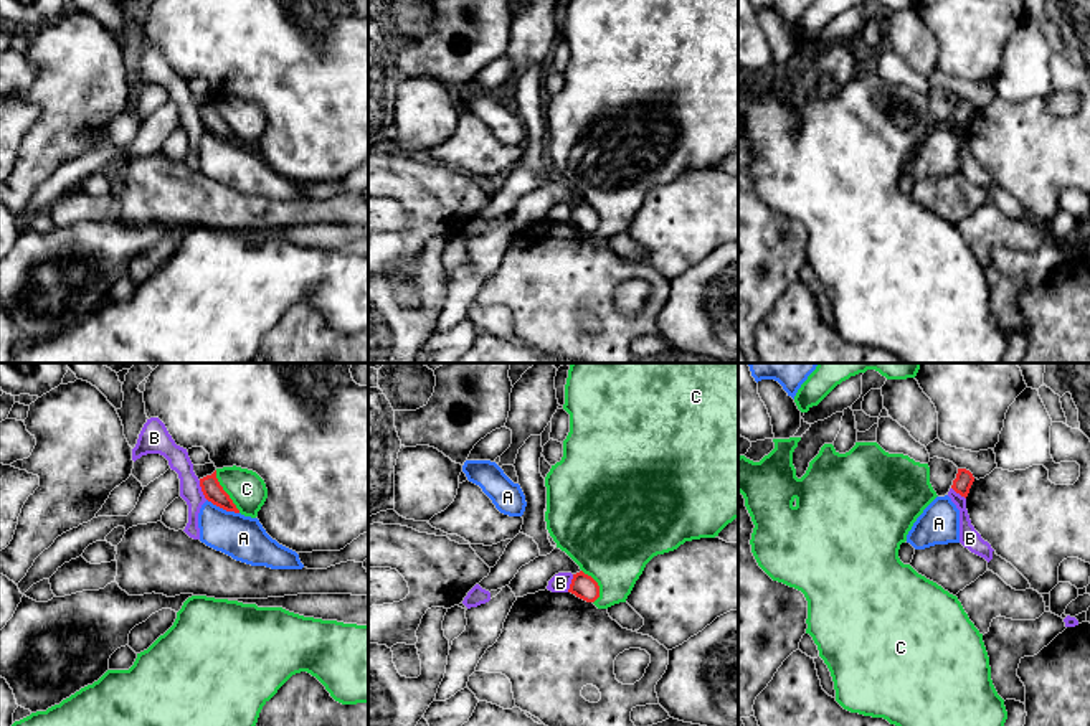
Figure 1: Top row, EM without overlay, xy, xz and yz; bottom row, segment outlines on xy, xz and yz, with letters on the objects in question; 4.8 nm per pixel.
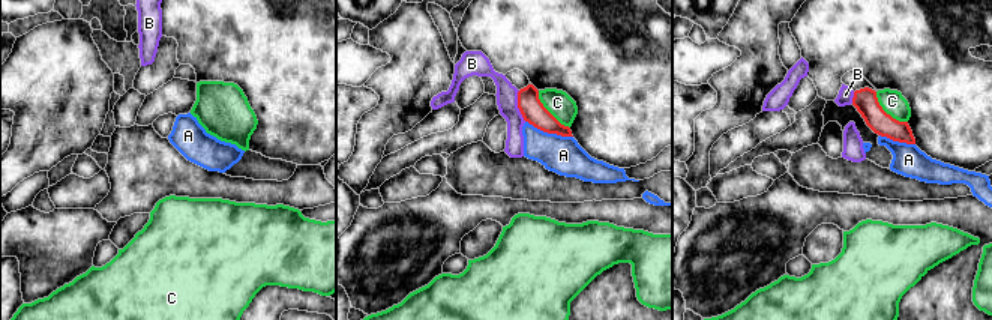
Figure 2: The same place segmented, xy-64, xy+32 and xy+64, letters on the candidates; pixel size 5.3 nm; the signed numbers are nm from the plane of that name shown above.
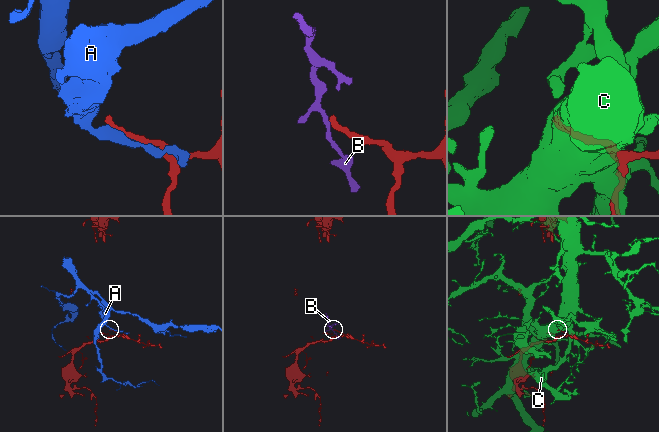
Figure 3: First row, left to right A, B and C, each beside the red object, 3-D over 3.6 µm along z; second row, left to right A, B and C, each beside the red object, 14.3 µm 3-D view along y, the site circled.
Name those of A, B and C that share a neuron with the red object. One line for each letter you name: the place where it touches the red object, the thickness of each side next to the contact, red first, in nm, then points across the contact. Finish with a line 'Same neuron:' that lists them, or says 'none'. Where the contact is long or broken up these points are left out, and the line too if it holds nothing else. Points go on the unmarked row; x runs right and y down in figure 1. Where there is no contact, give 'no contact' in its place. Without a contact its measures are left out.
Same neuron: none

